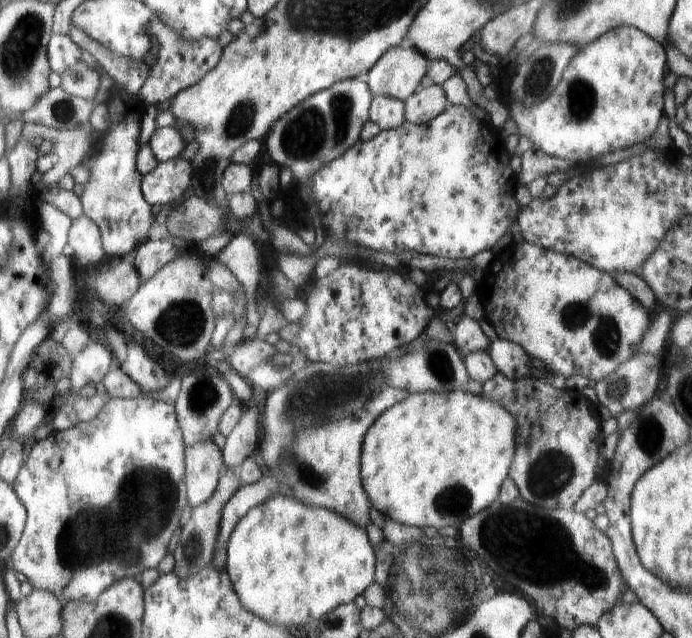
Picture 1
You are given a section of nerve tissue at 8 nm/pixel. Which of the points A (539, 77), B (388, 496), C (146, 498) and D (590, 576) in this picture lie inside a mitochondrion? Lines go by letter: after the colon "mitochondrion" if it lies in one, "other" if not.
A: mitochondrion
B: other
C: mitochondrion
D: mitochondrion

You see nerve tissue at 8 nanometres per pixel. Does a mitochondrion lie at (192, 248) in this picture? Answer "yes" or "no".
no

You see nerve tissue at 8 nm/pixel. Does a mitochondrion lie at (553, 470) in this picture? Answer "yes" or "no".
yes

